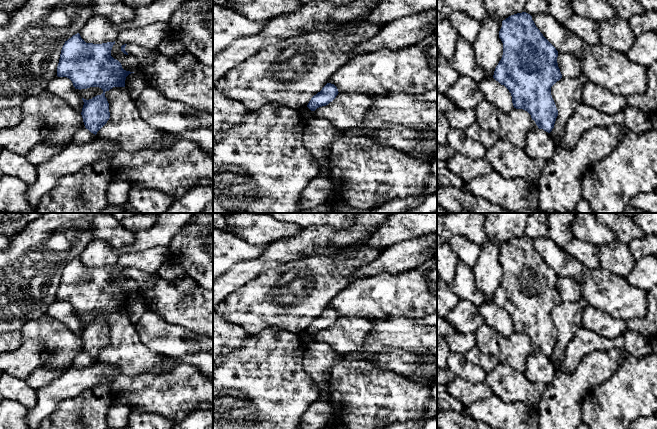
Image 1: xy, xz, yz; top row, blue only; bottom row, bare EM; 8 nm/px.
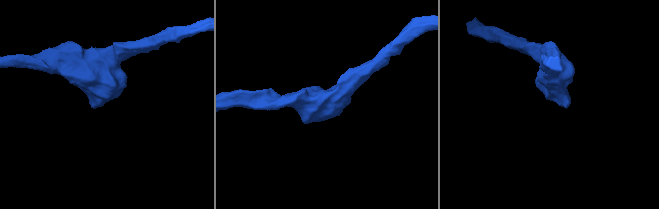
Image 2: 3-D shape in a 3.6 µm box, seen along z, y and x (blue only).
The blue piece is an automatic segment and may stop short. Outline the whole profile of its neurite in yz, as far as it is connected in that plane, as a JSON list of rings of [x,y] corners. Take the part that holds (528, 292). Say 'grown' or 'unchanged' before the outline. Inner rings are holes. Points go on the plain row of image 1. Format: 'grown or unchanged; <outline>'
unchanged; [[[526,236],[503,244],[499,262],[503,267],[503,279],[495,292],[493,302],[509,314],[514,332],[527,335],[539,353],[550,357],[558,340],[551,311],[562,302],[557,287],[558,275]]]

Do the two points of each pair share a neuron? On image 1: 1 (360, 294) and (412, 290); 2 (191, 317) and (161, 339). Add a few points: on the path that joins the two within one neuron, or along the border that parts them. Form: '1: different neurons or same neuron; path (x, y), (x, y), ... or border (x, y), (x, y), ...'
1: same neuron; path (373, 294), (399, 294)
2: different neurons; border (158, 316), (170, 323), (179, 324), (202, 334)

